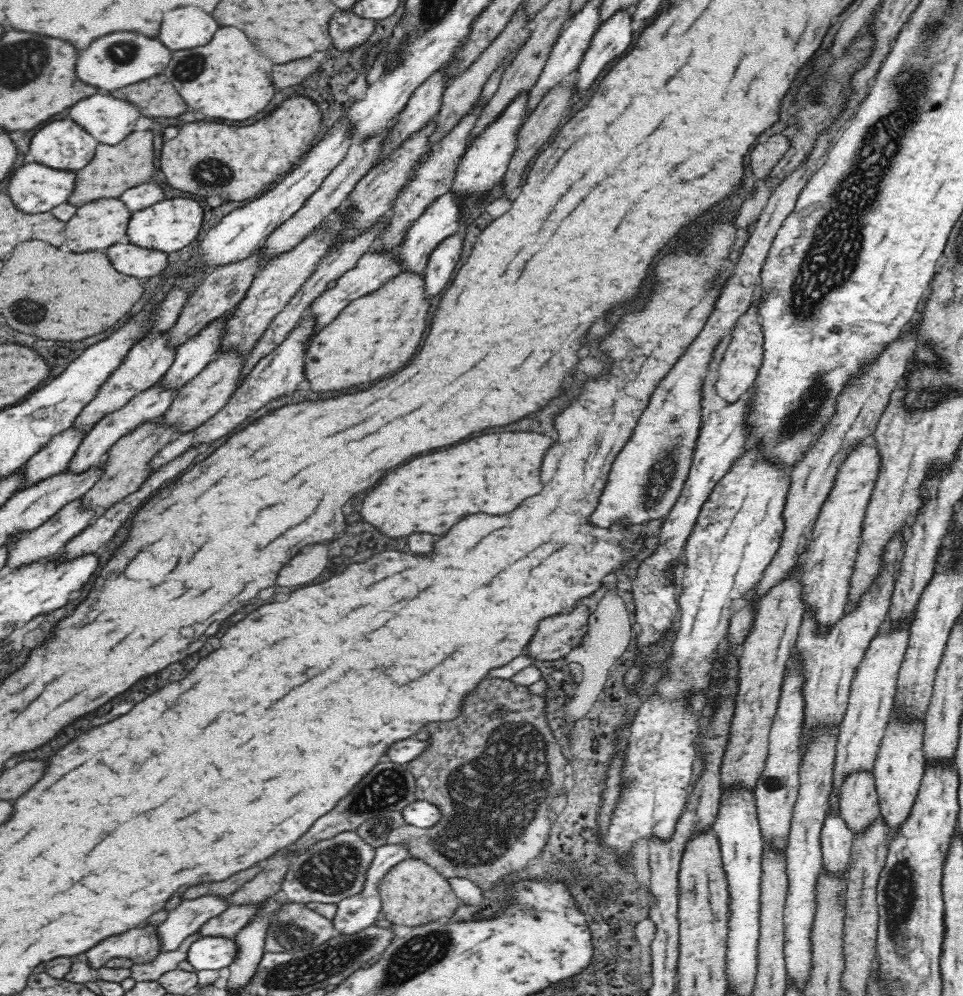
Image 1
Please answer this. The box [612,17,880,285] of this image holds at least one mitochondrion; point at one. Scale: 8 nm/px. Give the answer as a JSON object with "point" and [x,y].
{"point":[815,98]}

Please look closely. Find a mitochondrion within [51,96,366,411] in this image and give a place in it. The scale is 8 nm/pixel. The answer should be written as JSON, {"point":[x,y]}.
{"point":[211,173]}

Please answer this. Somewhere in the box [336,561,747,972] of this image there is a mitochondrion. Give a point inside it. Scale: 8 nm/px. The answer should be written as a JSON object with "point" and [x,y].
{"point":[497,794]}

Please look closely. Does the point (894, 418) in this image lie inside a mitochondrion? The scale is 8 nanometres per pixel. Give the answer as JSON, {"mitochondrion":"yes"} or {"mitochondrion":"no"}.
{"mitochondrion":"no"}

